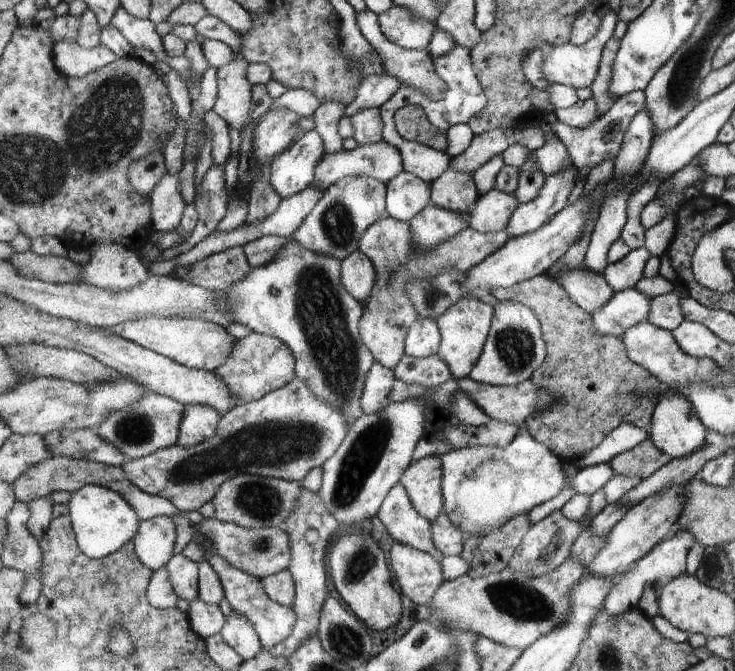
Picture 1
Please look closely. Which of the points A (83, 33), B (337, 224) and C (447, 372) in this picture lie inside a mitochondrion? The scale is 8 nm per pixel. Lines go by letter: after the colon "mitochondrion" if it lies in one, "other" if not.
A: other
B: mitochondrion
C: other

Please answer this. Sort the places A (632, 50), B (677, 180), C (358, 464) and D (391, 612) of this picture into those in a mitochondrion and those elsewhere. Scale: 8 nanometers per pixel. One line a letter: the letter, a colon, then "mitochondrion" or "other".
A: other
B: other
C: mitochondrion
D: other

